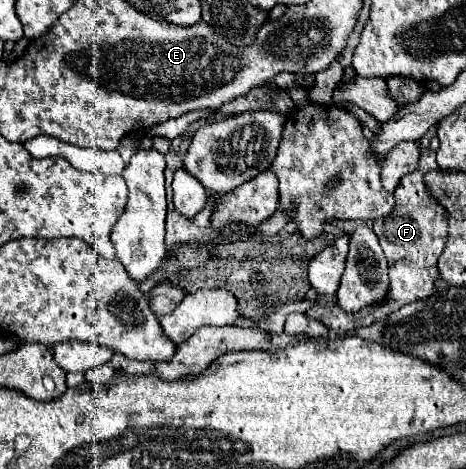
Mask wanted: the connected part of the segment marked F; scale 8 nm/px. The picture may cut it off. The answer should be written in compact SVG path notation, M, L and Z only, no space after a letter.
M419 170L415 174L403 176L393 196L395 196L395 206L391 214L373 222L373 230L389 260L389 280L391 280L389 300L383 302L381 306L367 306L365 310L359 310L357 314L345 314L345 310L341 310L339 304L317 304L311 310L307 310L309 318L323 322L335 336L345 336L347 332L357 330L361 326L371 326L375 320L385 320L391 312L397 312L399 308L415 300L427 298L435 292L433 280L437 280L439 276L437 258L443 252L443 246L447 242L449 214L429 194L429 188Z

